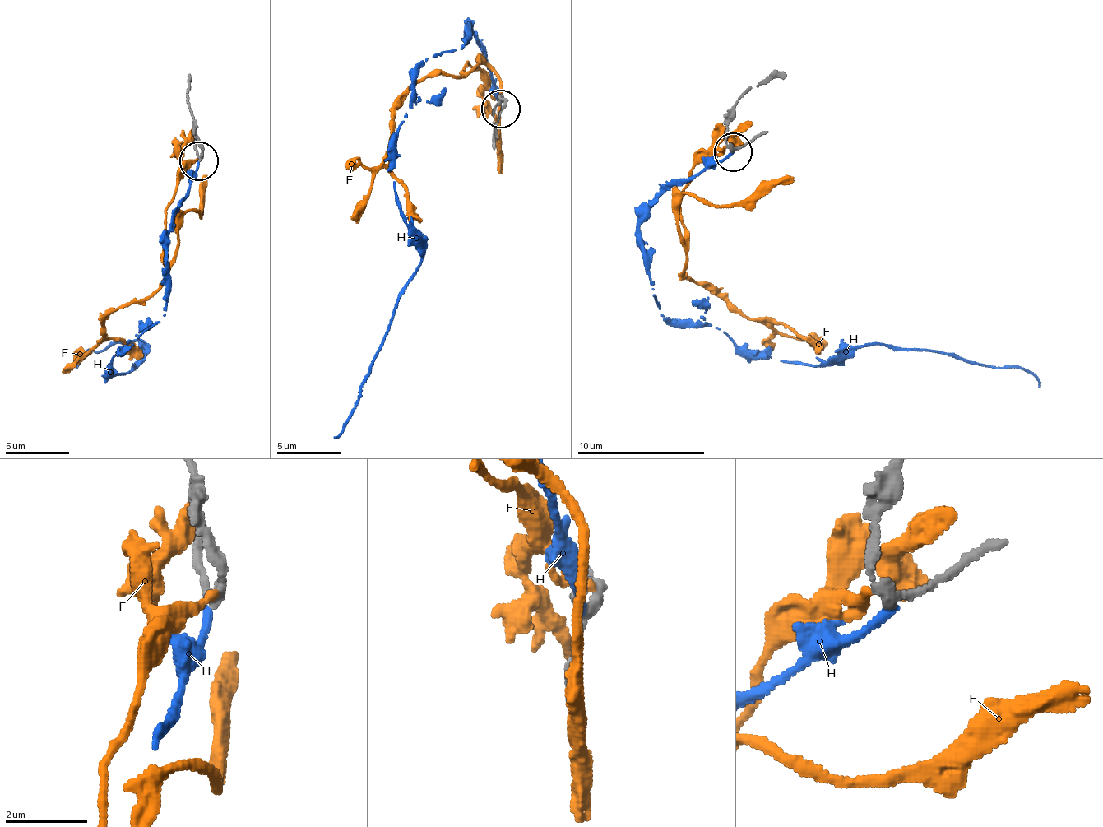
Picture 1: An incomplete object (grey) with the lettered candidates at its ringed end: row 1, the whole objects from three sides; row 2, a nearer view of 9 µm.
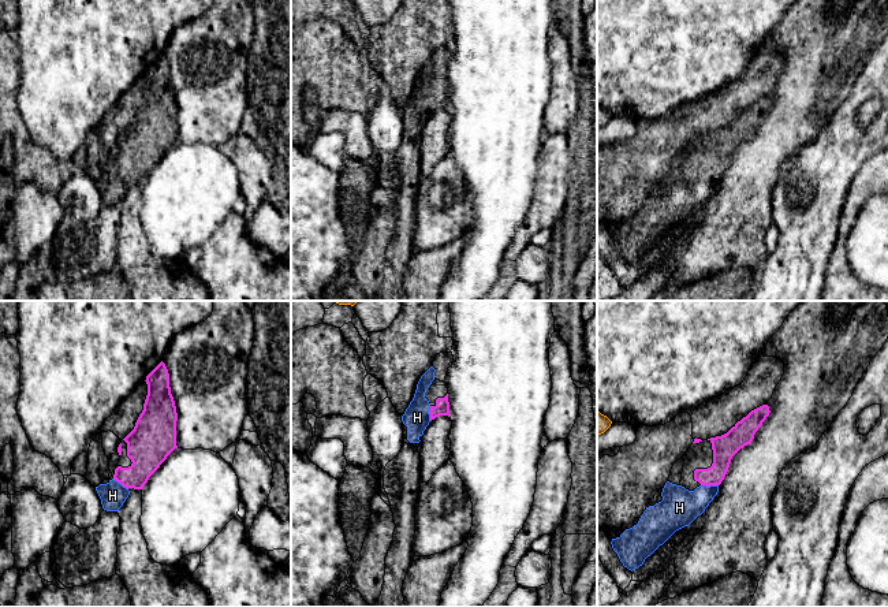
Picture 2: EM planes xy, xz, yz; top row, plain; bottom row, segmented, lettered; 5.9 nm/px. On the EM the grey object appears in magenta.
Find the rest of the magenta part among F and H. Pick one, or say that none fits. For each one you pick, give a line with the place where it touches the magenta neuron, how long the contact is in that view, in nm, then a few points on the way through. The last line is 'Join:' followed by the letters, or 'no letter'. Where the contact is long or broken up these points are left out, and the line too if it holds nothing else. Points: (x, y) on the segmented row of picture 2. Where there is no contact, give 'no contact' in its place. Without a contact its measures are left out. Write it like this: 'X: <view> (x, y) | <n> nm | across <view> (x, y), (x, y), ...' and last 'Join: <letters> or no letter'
H: yz (709, 486) | 100 nm | across yz (724, 447), (720, 466), (709, 486), (691, 503), (679, 507)
Join: H

